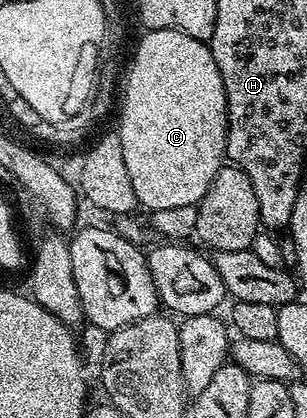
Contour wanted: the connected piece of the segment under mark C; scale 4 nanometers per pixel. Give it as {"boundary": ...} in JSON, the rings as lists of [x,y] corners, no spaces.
{"boundary":[[[149,30],[148,35],[143,37],[138,50],[135,53],[136,65],[132,69],[132,77],[129,82],[127,106],[124,108],[124,125],[123,125],[123,137],[122,140],[122,156],[126,156],[126,169],[130,172],[130,181],[134,183],[134,196],[137,203],[141,207],[145,206],[148,212],[153,210],[165,210],[166,208],[182,208],[183,206],[196,206],[202,200],[202,196],[206,196],[206,192],[210,188],[210,184],[214,180],[214,176],[218,176],[221,166],[226,162],[226,140],[228,139],[228,105],[226,104],[226,92],[224,91],[224,85],[222,84],[222,76],[218,72],[218,64],[214,64],[214,56],[212,55],[212,48],[209,43],[199,42],[194,40],[194,36],[186,36],[186,32],[178,32],[177,30]]]}

